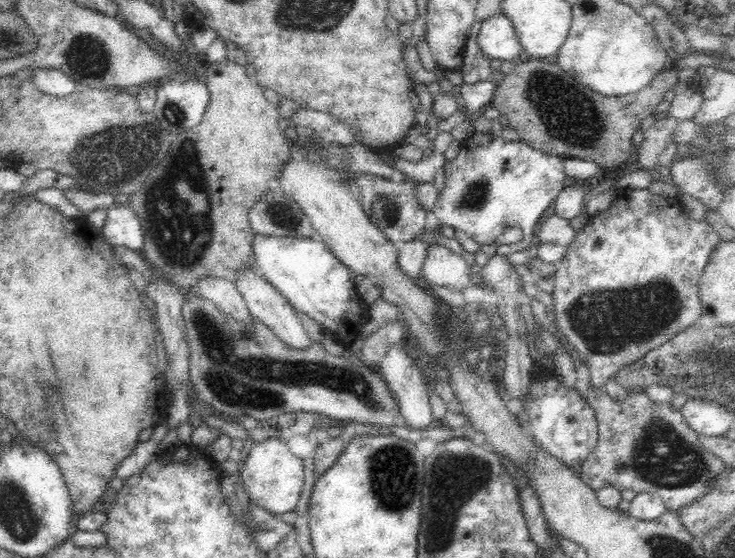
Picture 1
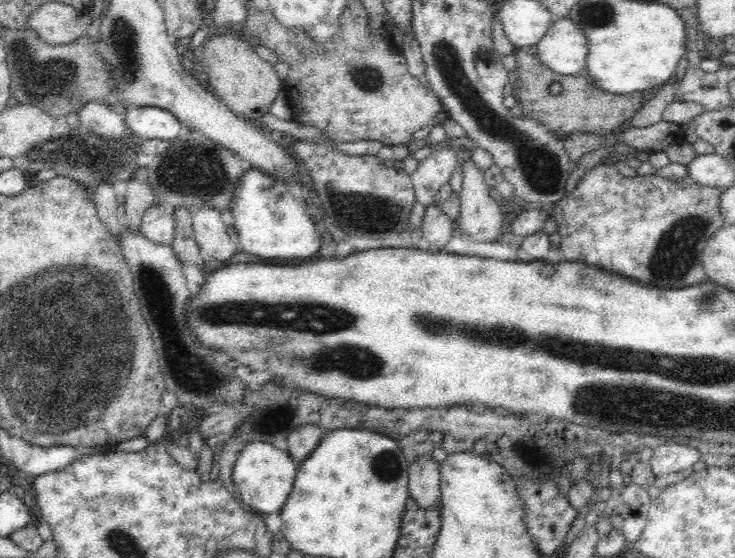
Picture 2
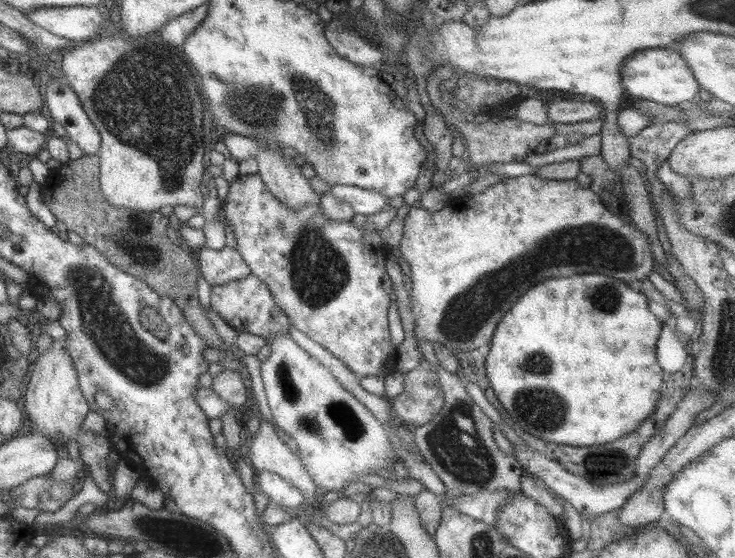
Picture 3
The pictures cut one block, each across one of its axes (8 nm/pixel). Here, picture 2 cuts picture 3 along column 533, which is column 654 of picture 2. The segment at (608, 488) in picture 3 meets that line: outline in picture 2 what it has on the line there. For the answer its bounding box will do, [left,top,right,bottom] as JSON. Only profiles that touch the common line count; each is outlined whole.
[649,442,699,477]

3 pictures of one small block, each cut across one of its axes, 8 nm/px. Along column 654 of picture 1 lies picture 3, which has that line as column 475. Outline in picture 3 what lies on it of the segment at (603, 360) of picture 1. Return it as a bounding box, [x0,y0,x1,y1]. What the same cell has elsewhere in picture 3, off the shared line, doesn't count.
[398,174,653,355]

